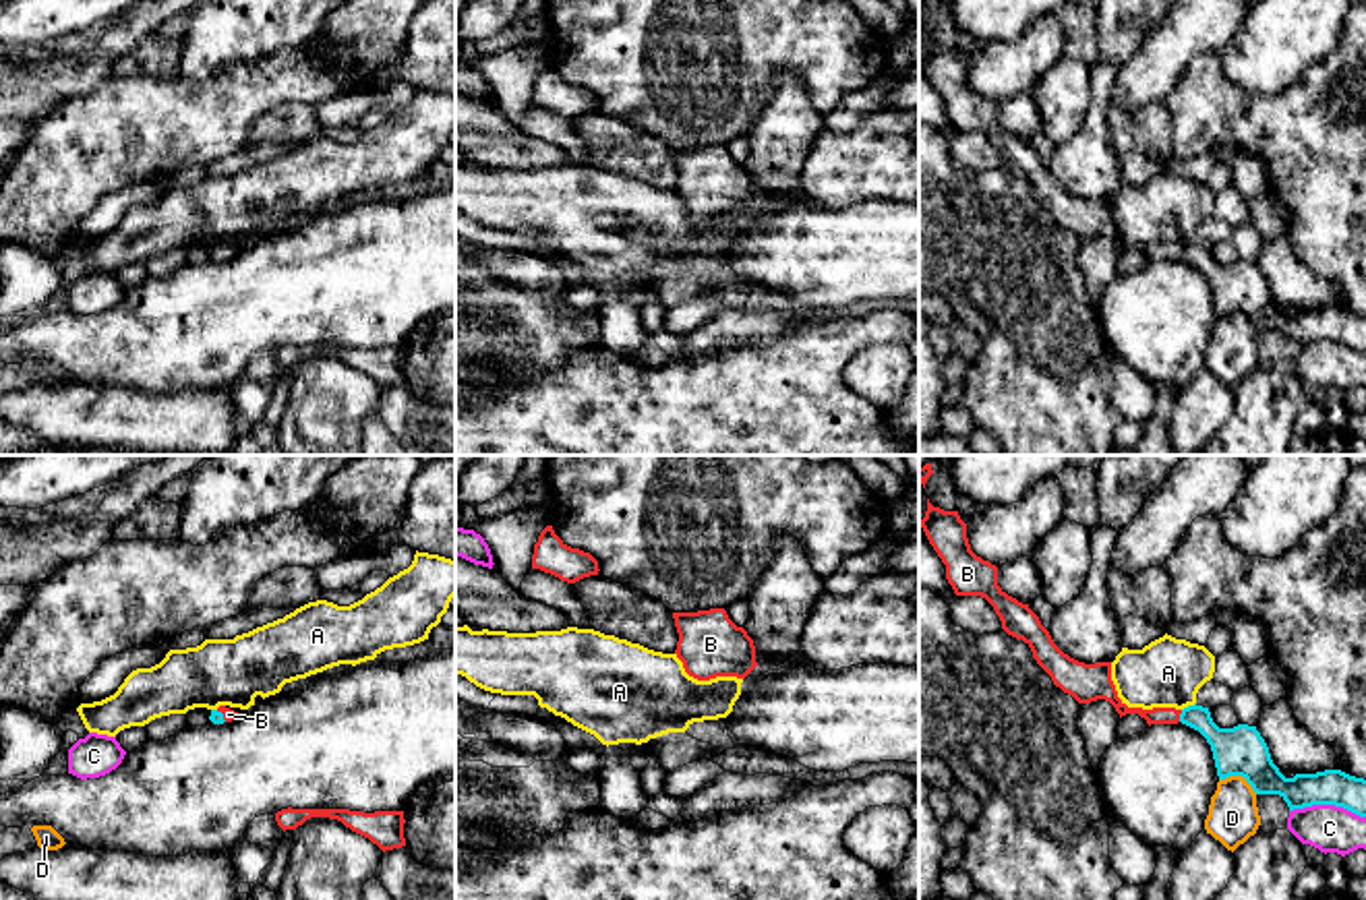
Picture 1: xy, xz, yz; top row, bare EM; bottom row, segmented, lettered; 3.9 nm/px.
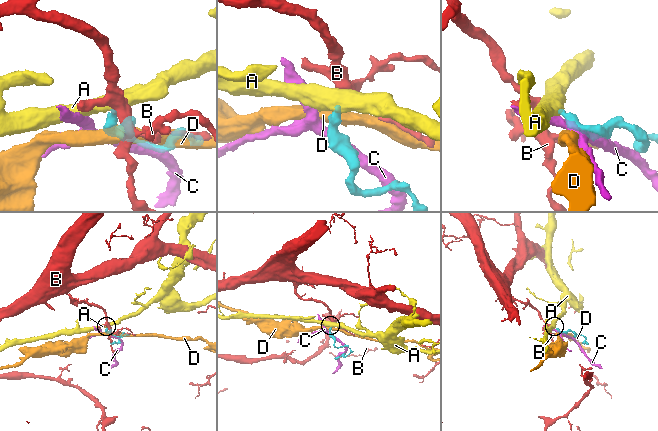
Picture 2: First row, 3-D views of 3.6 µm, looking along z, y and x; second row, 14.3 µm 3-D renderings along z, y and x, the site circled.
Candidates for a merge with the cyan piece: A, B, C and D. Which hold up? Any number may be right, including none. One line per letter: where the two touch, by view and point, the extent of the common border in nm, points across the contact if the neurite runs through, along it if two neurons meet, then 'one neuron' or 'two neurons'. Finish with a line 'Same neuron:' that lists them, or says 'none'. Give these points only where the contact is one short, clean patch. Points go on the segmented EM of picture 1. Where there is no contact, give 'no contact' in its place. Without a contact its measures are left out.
A: yz (1189, 706) | 70 nm | along yz (1195, 702), (1182, 710) | two neurons
B: yz (1180, 716) | 50 nm | across yz (1234, 750), (1197, 716), (1180, 716), (1157, 714) | one neuron
C: yz (1327, 803) | 300 nm | two neurons
D: yz (1238, 774) | 160 nm | along yz (1220, 778), (1240, 776), (1257, 793) | two neurons
Same neuron: B

